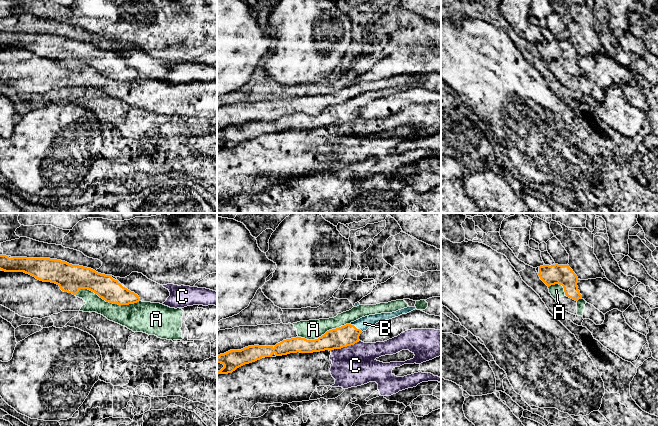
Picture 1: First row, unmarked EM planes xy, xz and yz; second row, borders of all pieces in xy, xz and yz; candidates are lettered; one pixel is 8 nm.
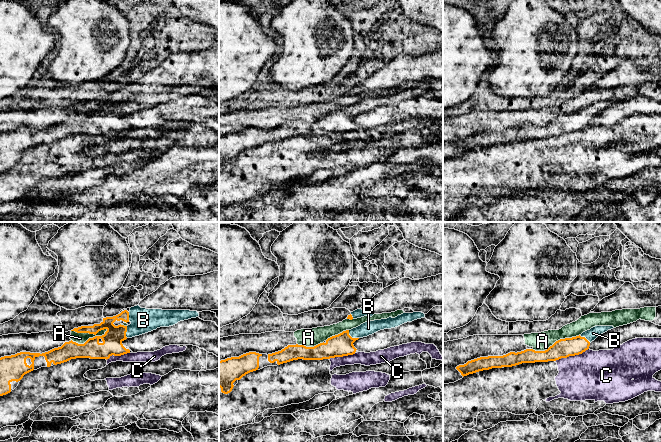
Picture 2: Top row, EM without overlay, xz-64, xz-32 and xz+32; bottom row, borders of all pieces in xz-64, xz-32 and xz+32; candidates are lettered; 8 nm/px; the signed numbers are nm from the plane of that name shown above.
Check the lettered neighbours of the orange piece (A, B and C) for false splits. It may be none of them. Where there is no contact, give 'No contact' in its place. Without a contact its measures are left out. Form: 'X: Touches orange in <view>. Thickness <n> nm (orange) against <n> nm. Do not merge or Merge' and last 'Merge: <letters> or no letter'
A: Touches orange in xy. Thickness 190 nm (orange) against 200 nm. Do not merge
B: Touches orange in xz. Thickness 170 nm (orange) against 100 nm. Merge
C: Touches orange in xz. Thickness 170 nm (orange) against 320 nm. Do not merge
Merge: B

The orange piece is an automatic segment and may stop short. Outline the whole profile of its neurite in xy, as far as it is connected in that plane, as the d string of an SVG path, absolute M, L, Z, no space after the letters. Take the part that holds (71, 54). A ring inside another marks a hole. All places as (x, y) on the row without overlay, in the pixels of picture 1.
M0 31L0 46L24 48L43 58L57 60L64 68L76 71L80 65L88 65L106 78L129 81L140 77L134 68L123 63L111 51L65 37L50 34L27 34Z

